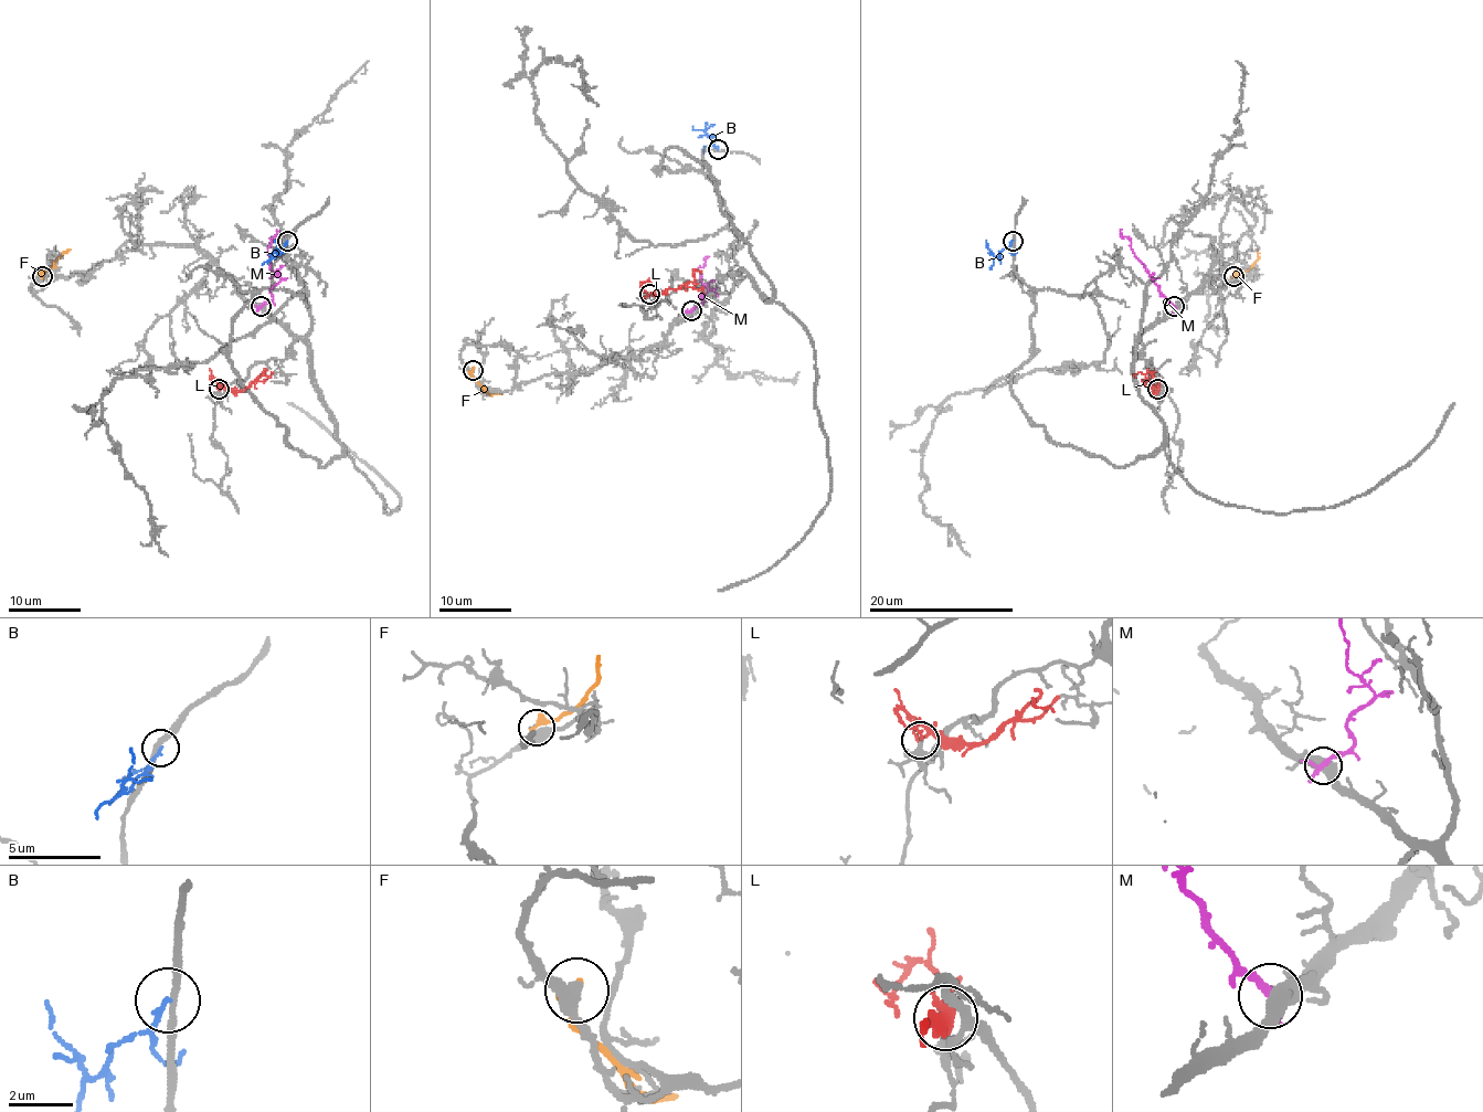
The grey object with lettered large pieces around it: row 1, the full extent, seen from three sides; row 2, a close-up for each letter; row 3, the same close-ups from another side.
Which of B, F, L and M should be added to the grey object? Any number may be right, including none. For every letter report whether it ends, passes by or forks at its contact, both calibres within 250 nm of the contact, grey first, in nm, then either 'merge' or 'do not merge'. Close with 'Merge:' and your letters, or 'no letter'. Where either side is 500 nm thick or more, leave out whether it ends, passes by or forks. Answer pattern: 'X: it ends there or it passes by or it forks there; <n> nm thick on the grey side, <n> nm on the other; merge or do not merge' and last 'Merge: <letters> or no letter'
B: it ends there; 220 nm thick on the grey side, 160 nm on the other; do not merge
F: it ends there; 360 nm thick on the grey side, 360 nm on the other; do not merge
L: it forks there; 200 nm thick on the grey side, 150 nm on the other; do not merge
M: it ends there; 480 nm thick on the grey side, 320 nm on the other; do not merge
Merge: no letter

